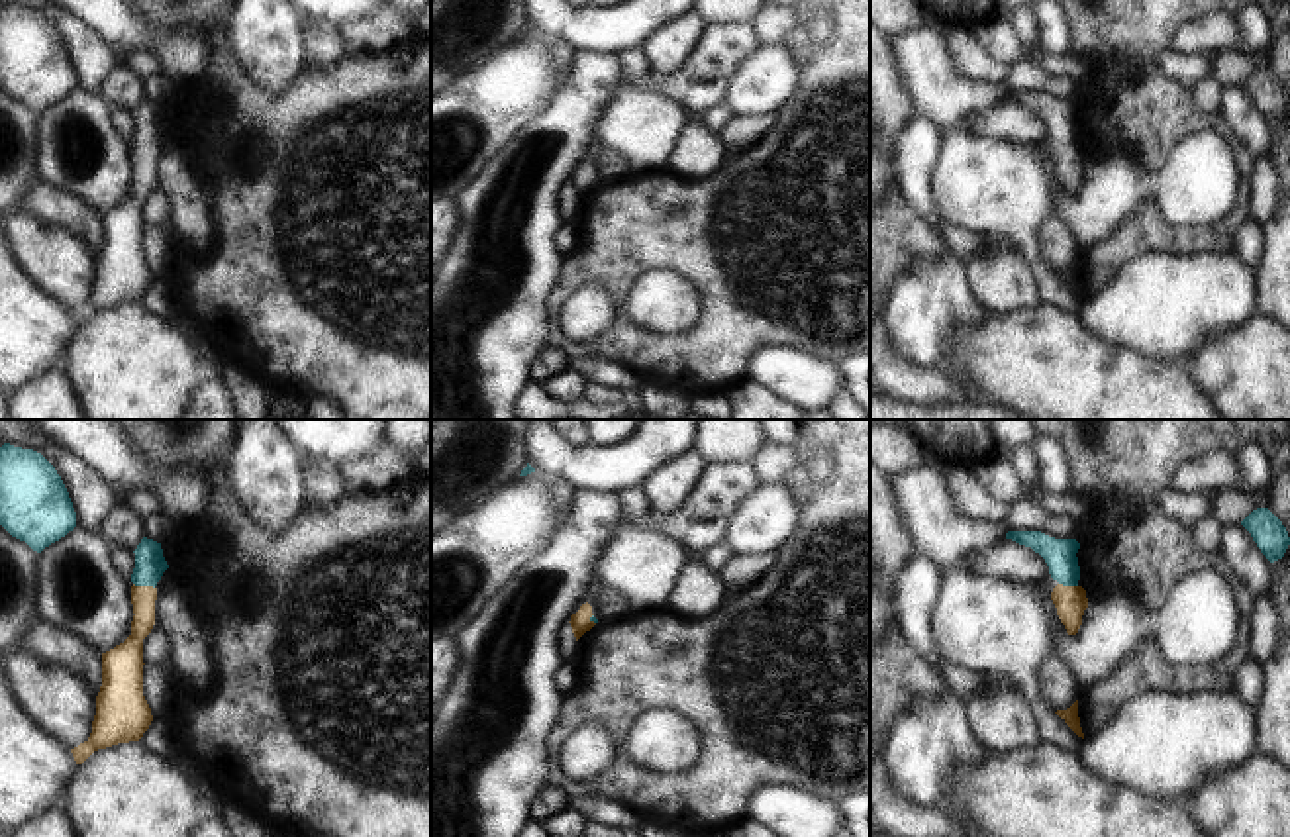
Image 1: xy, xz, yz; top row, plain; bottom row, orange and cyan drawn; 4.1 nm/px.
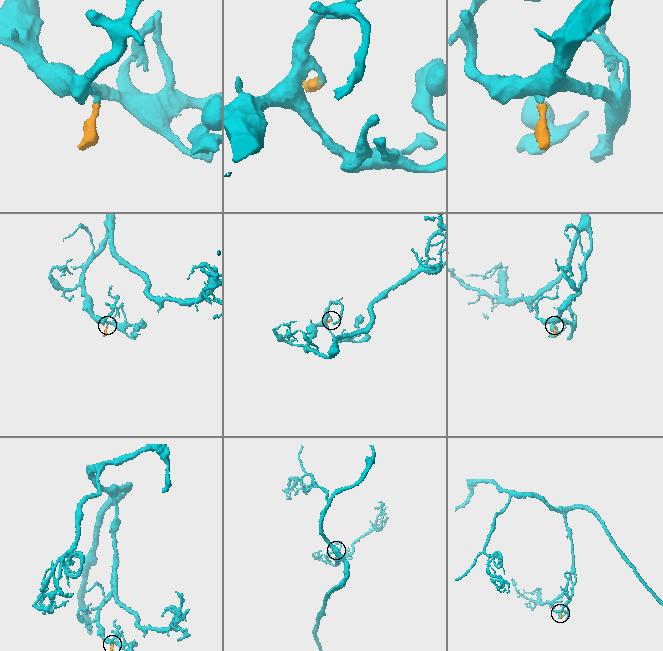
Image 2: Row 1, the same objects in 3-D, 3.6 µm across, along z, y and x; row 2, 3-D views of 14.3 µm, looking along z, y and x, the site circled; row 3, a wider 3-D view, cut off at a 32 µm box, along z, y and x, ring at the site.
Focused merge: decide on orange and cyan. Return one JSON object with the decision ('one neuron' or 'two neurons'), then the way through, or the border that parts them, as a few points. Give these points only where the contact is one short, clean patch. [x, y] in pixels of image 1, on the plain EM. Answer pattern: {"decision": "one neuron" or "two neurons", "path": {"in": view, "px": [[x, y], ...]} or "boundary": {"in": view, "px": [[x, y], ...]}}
{"decision": "one neuron", "path": {"in": "xy", "px": [[144, 159], [144, 147], [149, 124]]}}

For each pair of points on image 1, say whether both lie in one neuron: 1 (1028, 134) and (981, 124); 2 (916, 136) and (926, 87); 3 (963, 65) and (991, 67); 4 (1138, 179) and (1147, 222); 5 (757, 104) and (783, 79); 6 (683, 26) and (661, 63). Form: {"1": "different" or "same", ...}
{"1": "same", "2": "different", "3": "same", "4": "different", "5": "same", "6": "same"}

